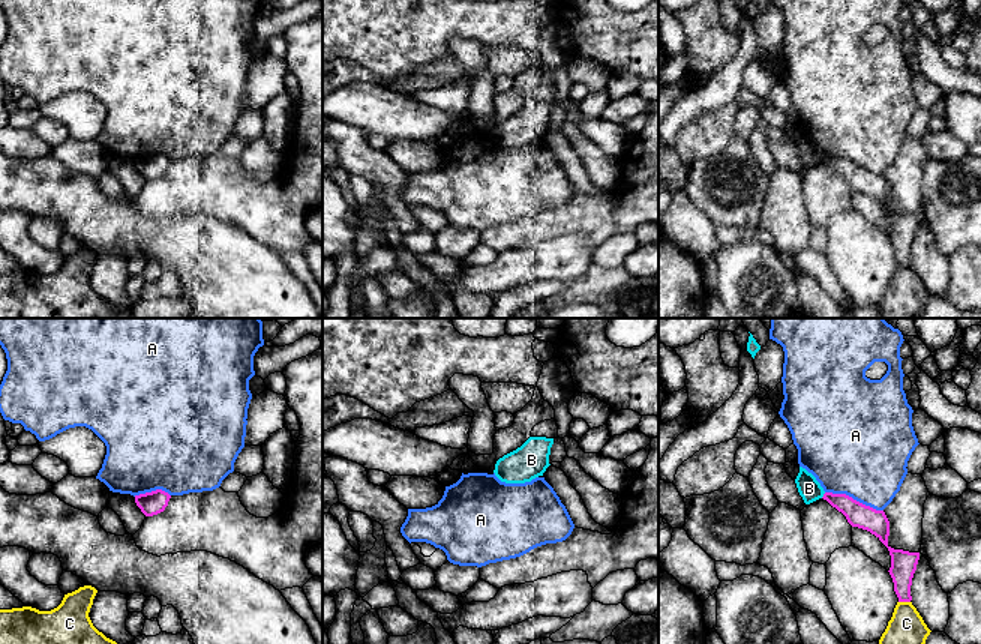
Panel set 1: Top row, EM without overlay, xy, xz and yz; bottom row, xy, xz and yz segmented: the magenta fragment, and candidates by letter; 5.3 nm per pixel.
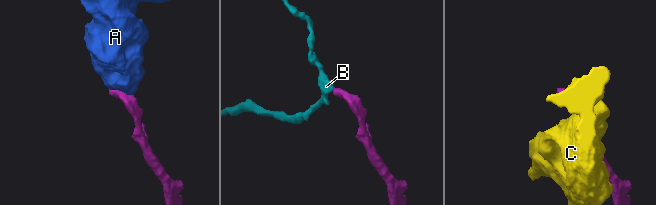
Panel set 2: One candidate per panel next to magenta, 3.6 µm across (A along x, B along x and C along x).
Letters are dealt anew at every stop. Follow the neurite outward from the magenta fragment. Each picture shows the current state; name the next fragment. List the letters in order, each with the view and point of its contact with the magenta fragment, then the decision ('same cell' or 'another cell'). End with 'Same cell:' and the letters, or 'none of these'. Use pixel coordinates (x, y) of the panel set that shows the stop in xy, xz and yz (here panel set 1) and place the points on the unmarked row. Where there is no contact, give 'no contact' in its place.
A: contact yz (852, 162); another cell
B: contact yz (824, 159); another cell
C: contact yz (905, 264); another cell
Same cell: none of these

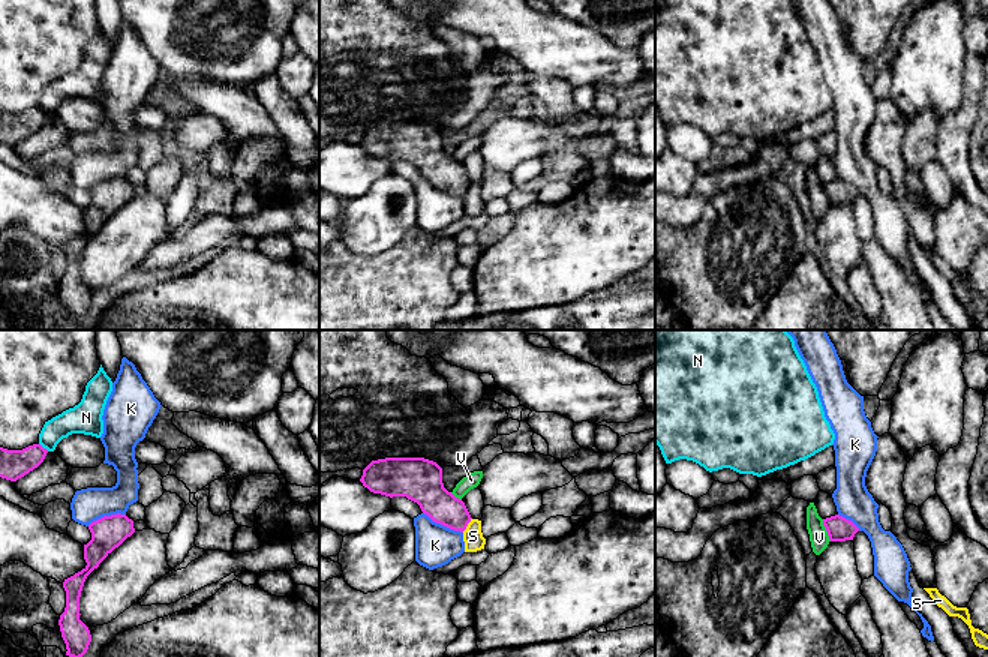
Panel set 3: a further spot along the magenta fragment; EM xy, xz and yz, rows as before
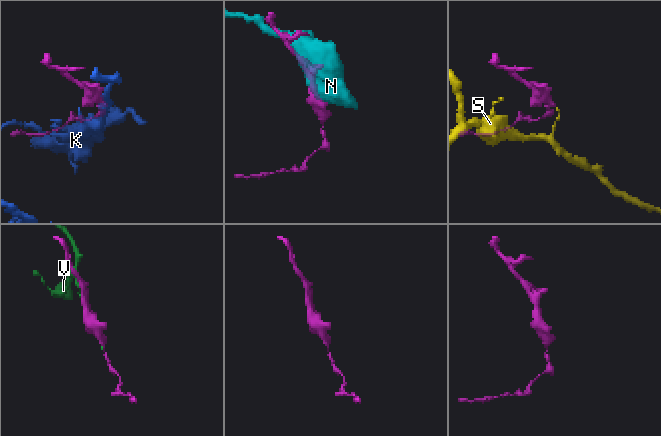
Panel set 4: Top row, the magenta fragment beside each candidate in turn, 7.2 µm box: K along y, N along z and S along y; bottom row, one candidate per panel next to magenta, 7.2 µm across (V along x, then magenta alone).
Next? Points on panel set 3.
K: contact xz (443, 188); another cell
N: contact xy (42, 111); another cell
S: contact xz (467, 189); another cell
V: contact yz (826, 194); another cell
Same cell: none of these

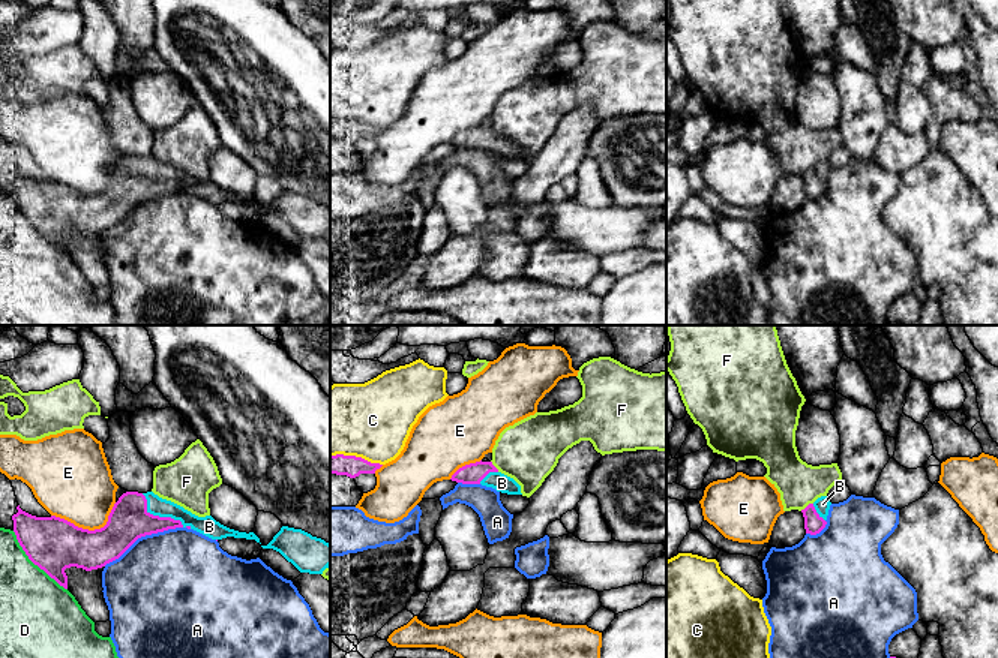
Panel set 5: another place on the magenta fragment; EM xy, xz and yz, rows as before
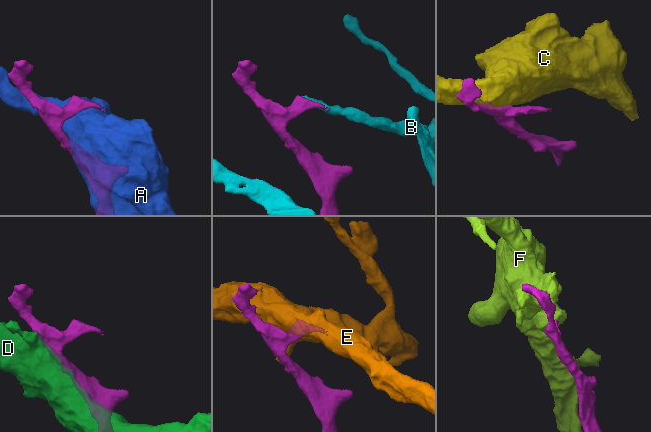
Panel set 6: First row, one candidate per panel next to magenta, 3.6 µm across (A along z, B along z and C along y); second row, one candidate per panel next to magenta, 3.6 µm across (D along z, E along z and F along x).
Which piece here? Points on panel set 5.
A: contact xy (143, 200); another cell
B: contact xy (161, 182); same cell
C: contact xz (354, 120); another cell
D: contact xy (35, 228); another cell
E: contact xy (87, 194); another cell
F: contact yz (808, 170); another cell
Same cell: B

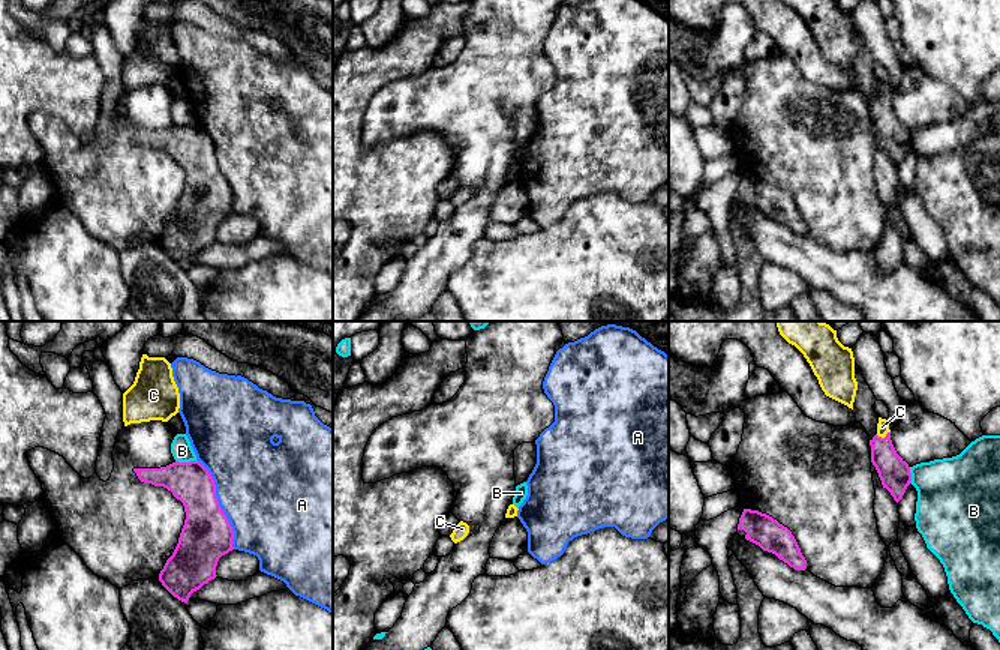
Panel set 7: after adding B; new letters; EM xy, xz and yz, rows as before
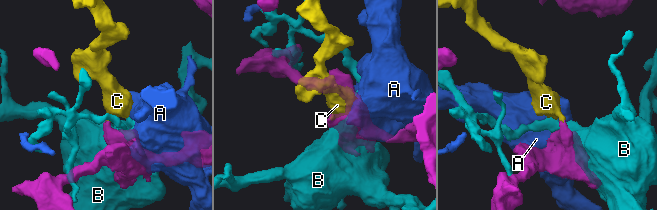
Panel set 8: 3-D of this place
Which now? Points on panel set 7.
A: contact xy (218, 167); another cell
B: contact xy (186, 126); another cell
C: contact yz (880, 101); same cell
Same cell: C

